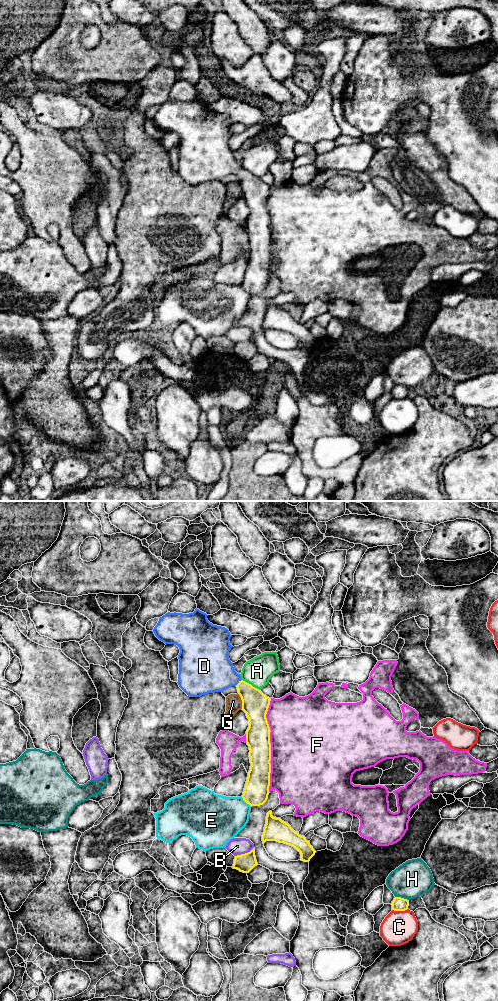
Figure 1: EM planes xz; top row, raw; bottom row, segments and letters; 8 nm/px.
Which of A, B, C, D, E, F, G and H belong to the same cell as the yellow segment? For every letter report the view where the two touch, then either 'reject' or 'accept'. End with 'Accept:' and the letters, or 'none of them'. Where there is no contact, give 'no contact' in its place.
A: xz | reject
B: xz | reject
C: xz | reject
D: xz | accept
E: xz | reject
F: xz | reject
G: xz | reject
H: xz | reject
Accept: D

